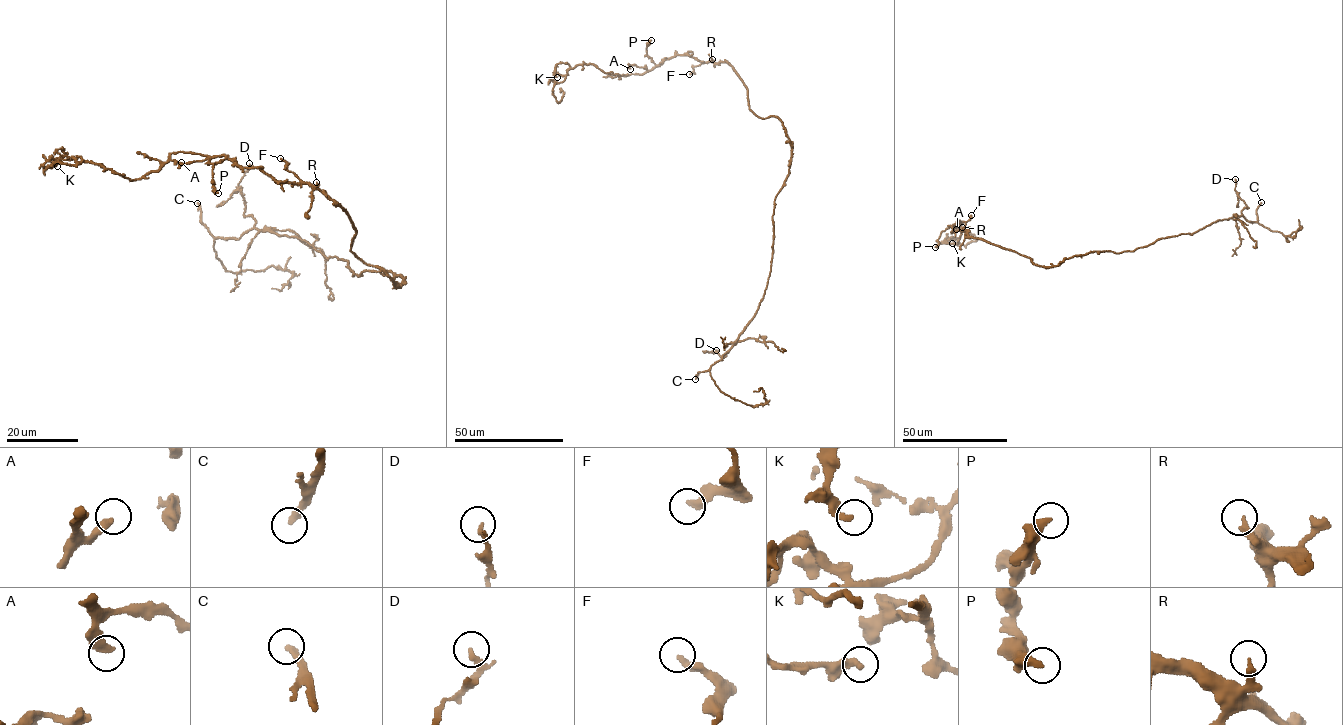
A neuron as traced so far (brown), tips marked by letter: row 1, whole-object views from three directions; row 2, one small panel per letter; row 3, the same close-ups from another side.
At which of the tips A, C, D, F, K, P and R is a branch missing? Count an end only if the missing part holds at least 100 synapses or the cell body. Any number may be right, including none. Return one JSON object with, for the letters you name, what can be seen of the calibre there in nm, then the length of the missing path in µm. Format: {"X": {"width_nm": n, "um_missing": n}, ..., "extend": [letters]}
{"C": {"width_nm": 240, "um_missing": 60}, "extend": ["C"]}

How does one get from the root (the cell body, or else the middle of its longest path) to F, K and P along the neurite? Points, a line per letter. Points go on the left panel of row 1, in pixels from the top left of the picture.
F: (403, 283), (397, 287), (381, 269), (363, 263), (353, 253), (356, 231), (346, 210), (287, 170), (280, 158)
K: (403, 283), (353, 253), (346, 210), (310, 185), (182, 152), (132, 180), (86, 161), (57, 166)
P: (403, 283), (353, 253), (346, 210), (310, 185), (225, 158), (212, 166), (218, 193)

